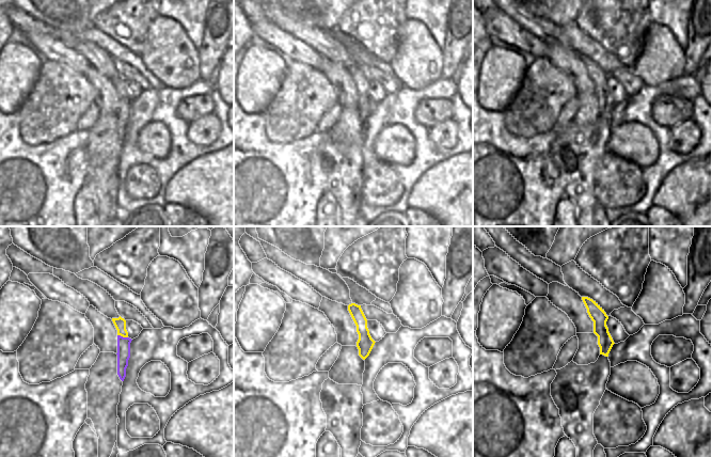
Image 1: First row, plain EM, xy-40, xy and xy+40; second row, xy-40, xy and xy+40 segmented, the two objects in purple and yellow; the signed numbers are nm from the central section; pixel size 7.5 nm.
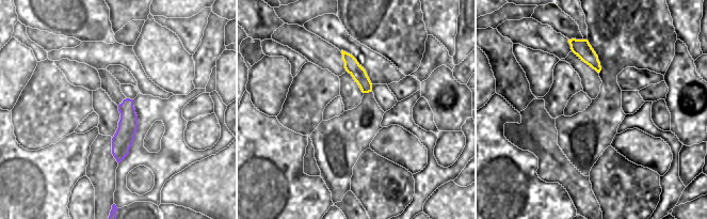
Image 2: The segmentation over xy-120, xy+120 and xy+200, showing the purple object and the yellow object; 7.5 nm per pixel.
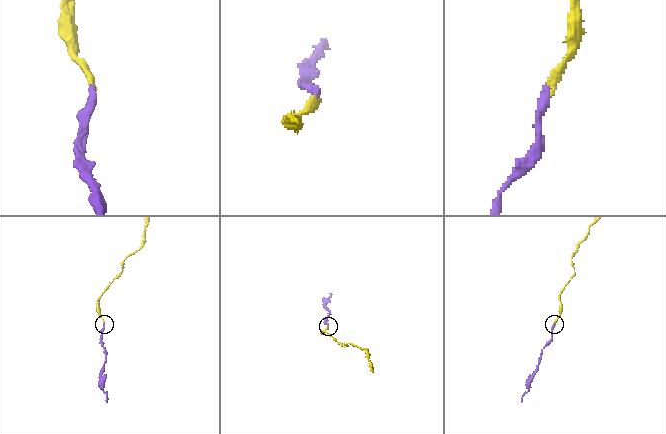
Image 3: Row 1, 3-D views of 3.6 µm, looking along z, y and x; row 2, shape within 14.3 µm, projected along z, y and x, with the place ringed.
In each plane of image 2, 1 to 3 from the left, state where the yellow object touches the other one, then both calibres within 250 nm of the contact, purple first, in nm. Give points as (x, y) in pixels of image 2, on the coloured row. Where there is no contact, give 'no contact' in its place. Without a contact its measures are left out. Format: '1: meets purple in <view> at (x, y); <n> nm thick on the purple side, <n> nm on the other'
1: no contact
2: no contact
3: no contact

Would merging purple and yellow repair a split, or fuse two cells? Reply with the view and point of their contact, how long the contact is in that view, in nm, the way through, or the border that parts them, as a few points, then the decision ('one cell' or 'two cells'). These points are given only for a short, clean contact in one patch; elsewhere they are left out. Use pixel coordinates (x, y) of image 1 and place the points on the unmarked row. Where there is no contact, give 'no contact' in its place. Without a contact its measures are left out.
contact xy-40 (122, 97); length 80 nm; way xy-40 (123, 114), (122, 97), (120, 83); one cell

